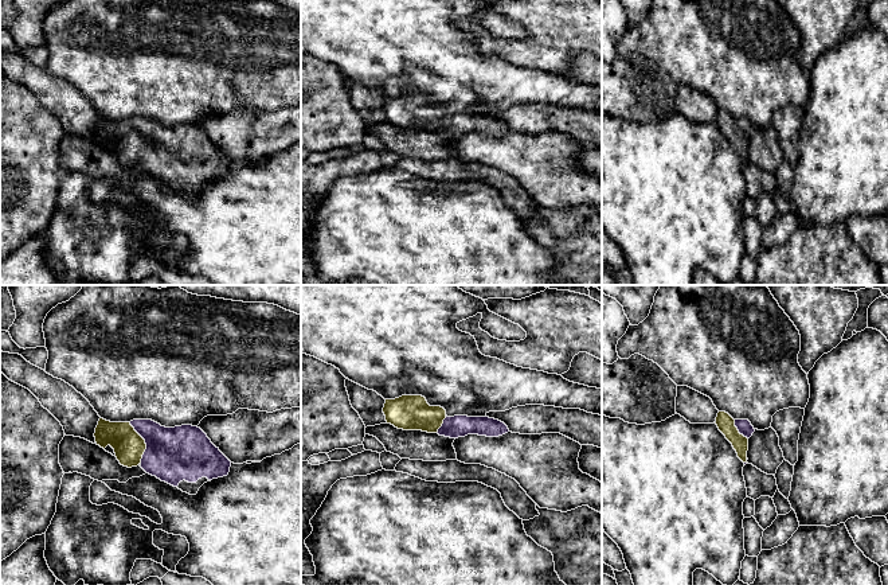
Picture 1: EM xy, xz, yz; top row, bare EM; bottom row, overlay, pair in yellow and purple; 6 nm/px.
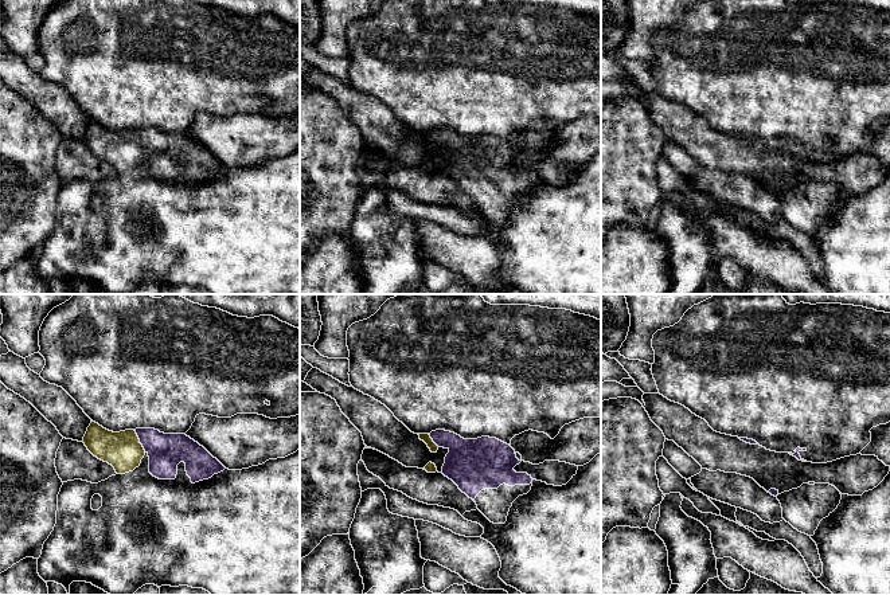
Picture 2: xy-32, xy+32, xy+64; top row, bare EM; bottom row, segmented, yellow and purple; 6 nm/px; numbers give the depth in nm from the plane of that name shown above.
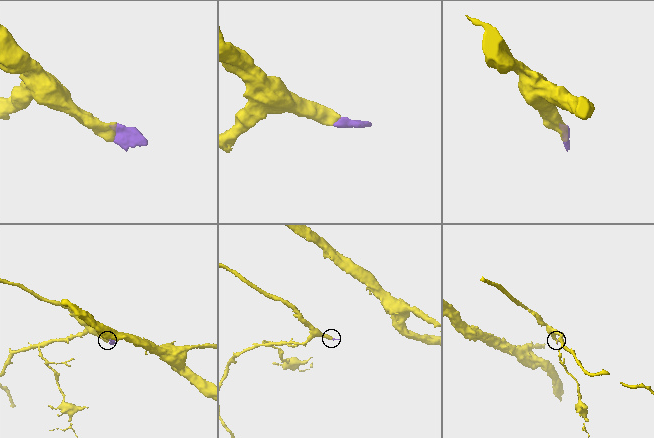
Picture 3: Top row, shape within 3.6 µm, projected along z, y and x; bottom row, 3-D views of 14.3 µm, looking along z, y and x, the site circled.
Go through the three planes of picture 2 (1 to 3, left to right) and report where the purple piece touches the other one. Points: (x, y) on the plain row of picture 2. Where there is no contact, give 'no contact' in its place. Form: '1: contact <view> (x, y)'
1: contact xy-32 (139, 140)
2: contact xy+32 (432, 140)
3: no contact

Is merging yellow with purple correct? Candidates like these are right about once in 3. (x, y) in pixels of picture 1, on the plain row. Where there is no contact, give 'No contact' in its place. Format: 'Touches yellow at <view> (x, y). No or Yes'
Touches yellow at xy (144, 141). Yes

